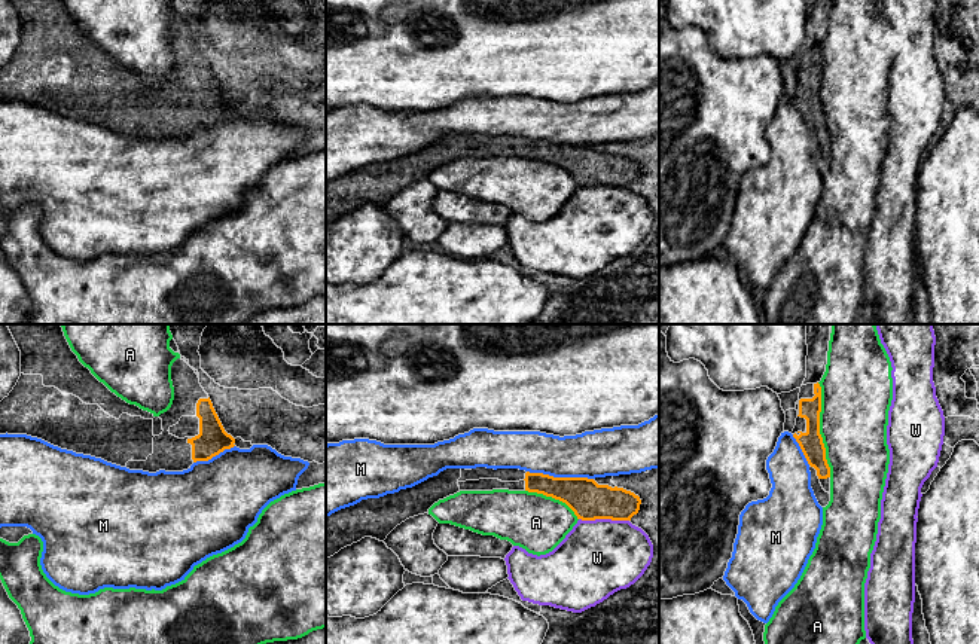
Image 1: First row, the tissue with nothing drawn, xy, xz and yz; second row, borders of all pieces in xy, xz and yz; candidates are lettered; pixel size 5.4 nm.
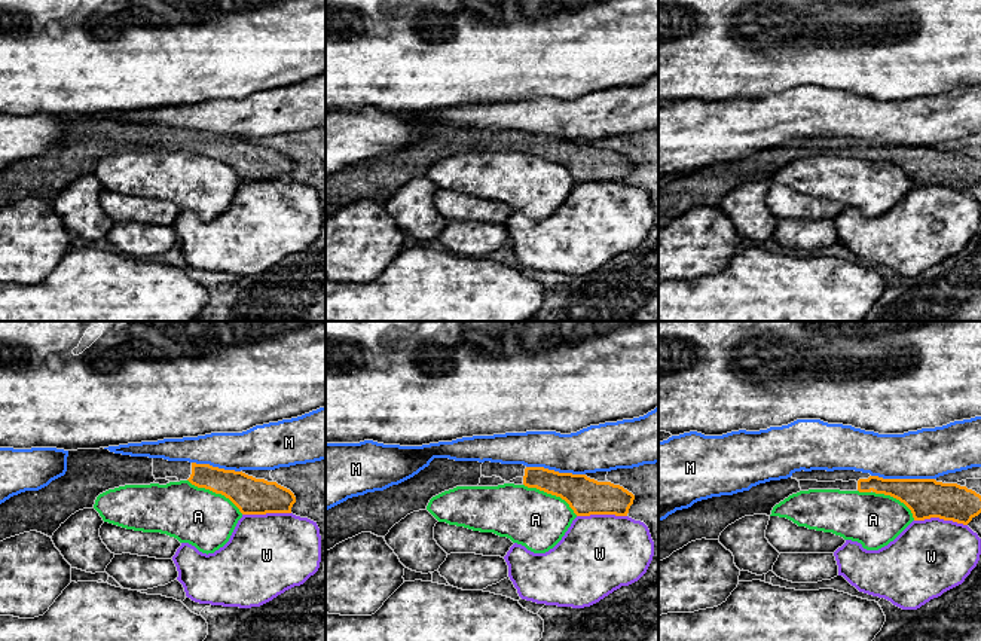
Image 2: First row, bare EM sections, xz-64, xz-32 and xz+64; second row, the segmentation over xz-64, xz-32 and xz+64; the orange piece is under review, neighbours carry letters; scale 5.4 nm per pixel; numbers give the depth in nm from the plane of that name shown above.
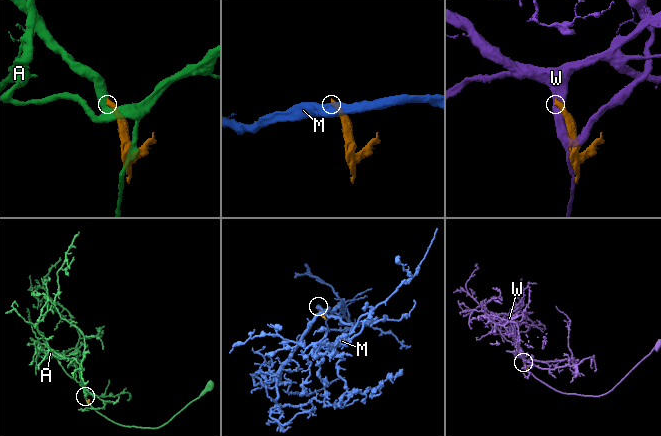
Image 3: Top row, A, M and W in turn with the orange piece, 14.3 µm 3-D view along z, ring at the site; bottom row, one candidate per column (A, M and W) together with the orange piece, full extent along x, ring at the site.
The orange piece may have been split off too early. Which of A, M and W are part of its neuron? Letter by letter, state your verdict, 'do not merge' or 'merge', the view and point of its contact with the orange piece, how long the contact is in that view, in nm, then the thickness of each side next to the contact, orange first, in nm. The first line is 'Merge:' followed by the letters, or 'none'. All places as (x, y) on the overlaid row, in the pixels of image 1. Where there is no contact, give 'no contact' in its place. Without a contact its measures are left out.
Merge: none
A: do not merge; meets orange in yz at (819, 430); contact 500 nm long; 130 nm thick on the orange side, 360 nm on the other
M: do not merge; meets orange in xz at (560, 478); contact 360 nm long; 200 nm thick on the orange side, 260 nm on the other
W: do not merge; meets orange in xz at (604, 518); contact 280 nm long; 200 nm thick on the orange side, 420 nm on the other

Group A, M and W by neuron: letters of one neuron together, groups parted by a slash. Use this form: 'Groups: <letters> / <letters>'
Groups: A / M / W

